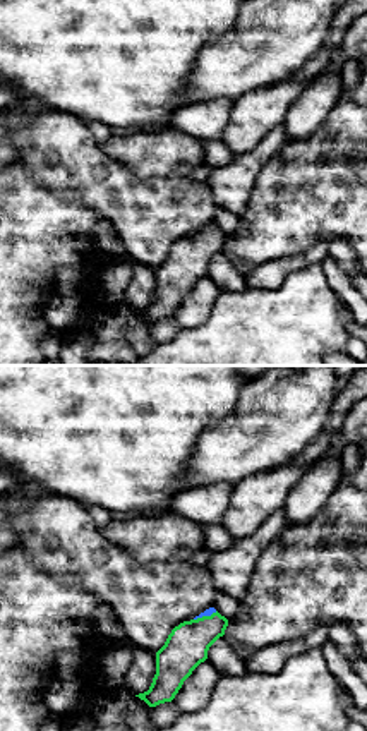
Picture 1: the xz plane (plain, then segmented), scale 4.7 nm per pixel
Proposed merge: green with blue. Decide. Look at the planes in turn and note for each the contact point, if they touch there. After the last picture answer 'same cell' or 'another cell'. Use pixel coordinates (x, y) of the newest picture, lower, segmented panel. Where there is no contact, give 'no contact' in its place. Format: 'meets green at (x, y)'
meets green at (204, 616)

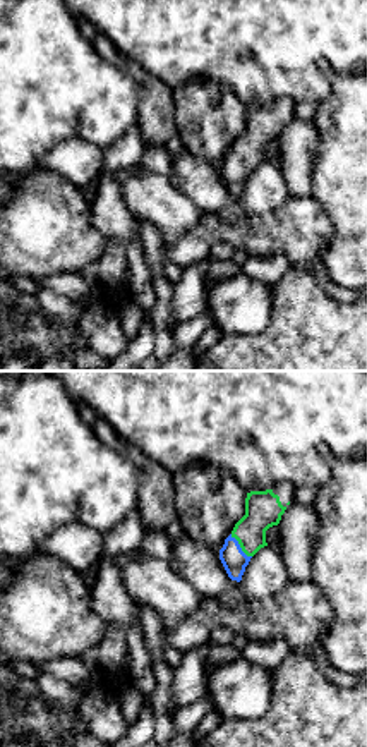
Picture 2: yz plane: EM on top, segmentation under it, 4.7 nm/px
meets green at (240, 546)

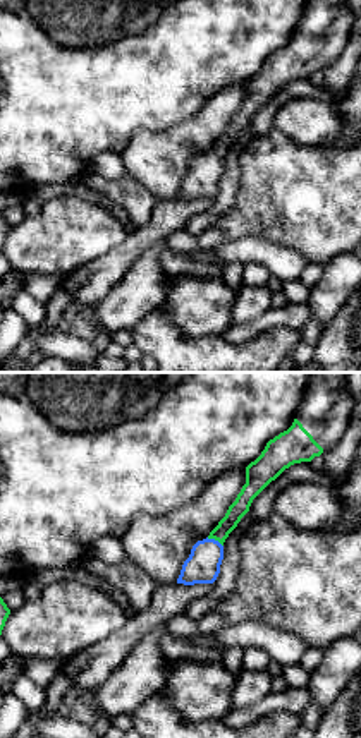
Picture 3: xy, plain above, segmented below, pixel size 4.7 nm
meets green at (215, 539)

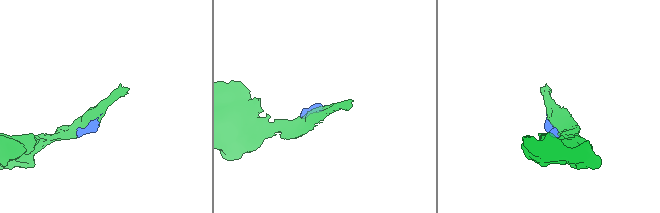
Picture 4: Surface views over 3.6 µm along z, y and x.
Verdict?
same cell

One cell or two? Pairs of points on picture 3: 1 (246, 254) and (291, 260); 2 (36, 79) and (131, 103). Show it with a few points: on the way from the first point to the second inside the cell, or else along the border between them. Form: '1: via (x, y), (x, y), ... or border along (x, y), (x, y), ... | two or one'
1: via (256, 254), (270, 254), (281, 260) | one
2: via (61, 100), (107, 100) | one

